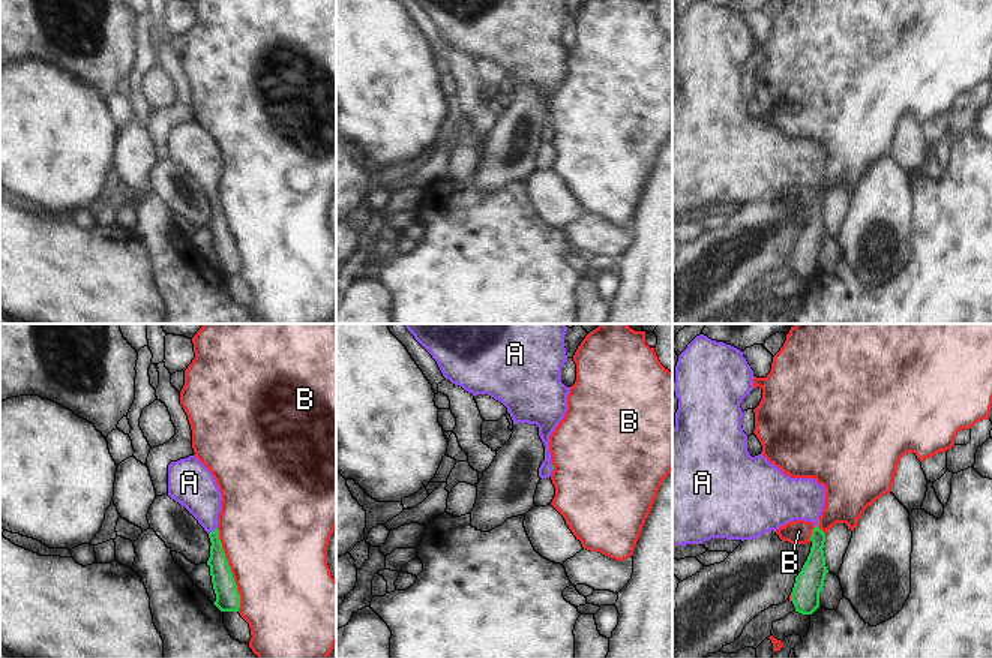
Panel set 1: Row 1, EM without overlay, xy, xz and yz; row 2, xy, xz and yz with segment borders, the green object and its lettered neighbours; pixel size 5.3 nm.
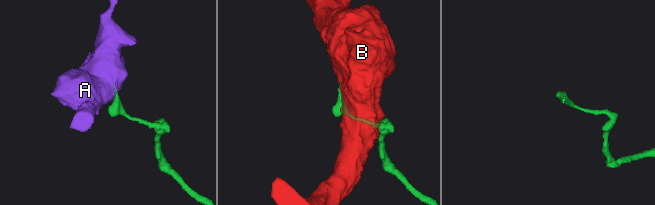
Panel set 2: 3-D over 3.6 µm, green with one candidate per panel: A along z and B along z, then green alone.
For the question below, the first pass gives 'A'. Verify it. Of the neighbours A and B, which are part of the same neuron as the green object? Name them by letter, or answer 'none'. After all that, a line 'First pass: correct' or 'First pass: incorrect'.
A
First pass: correct

